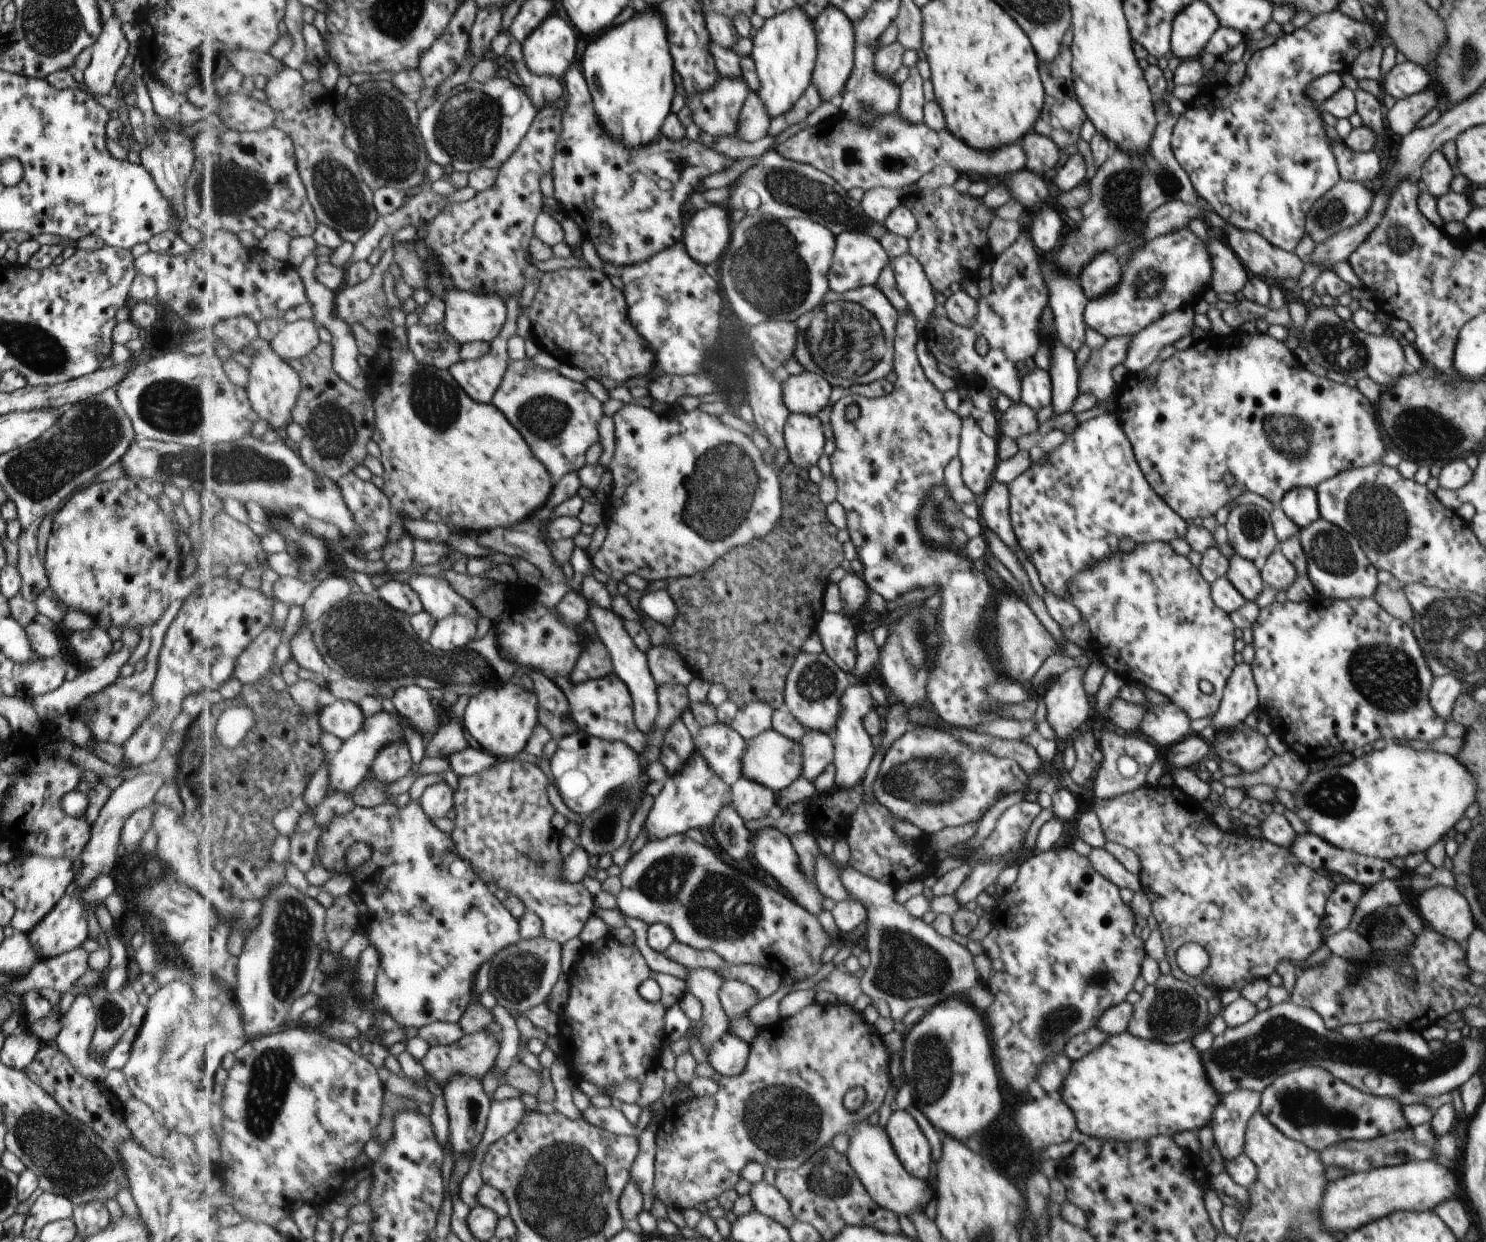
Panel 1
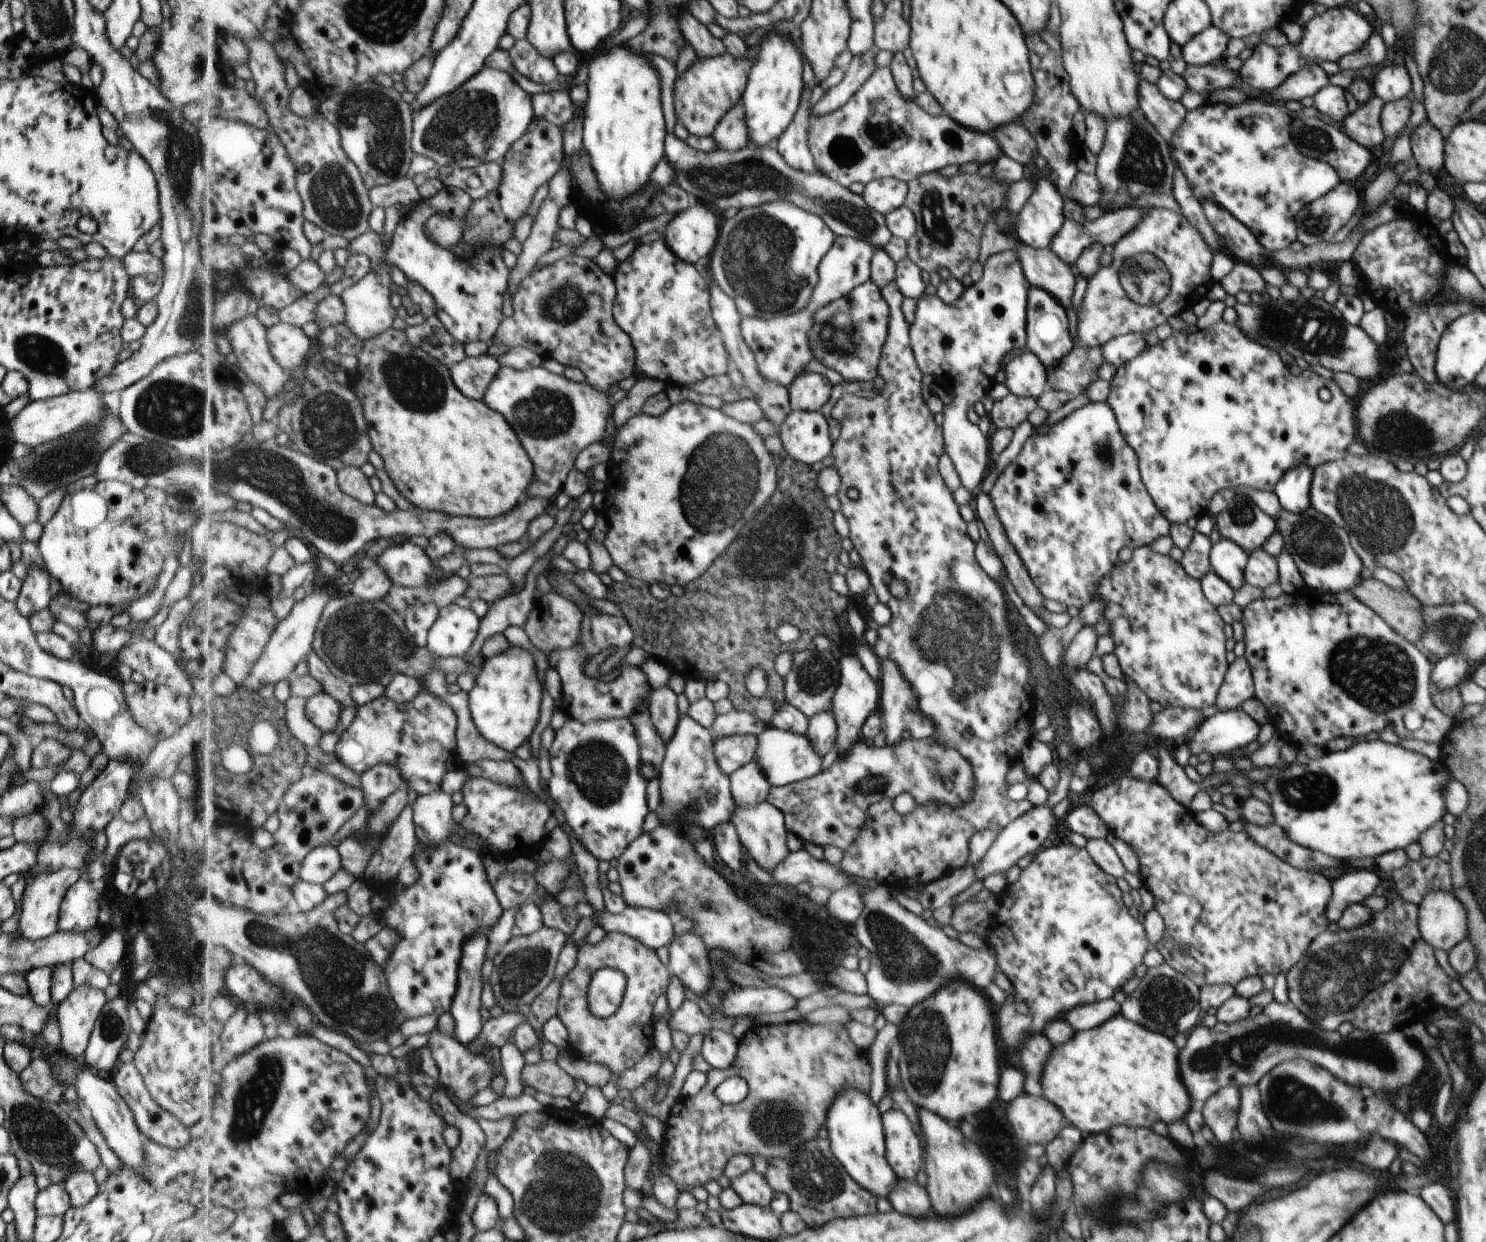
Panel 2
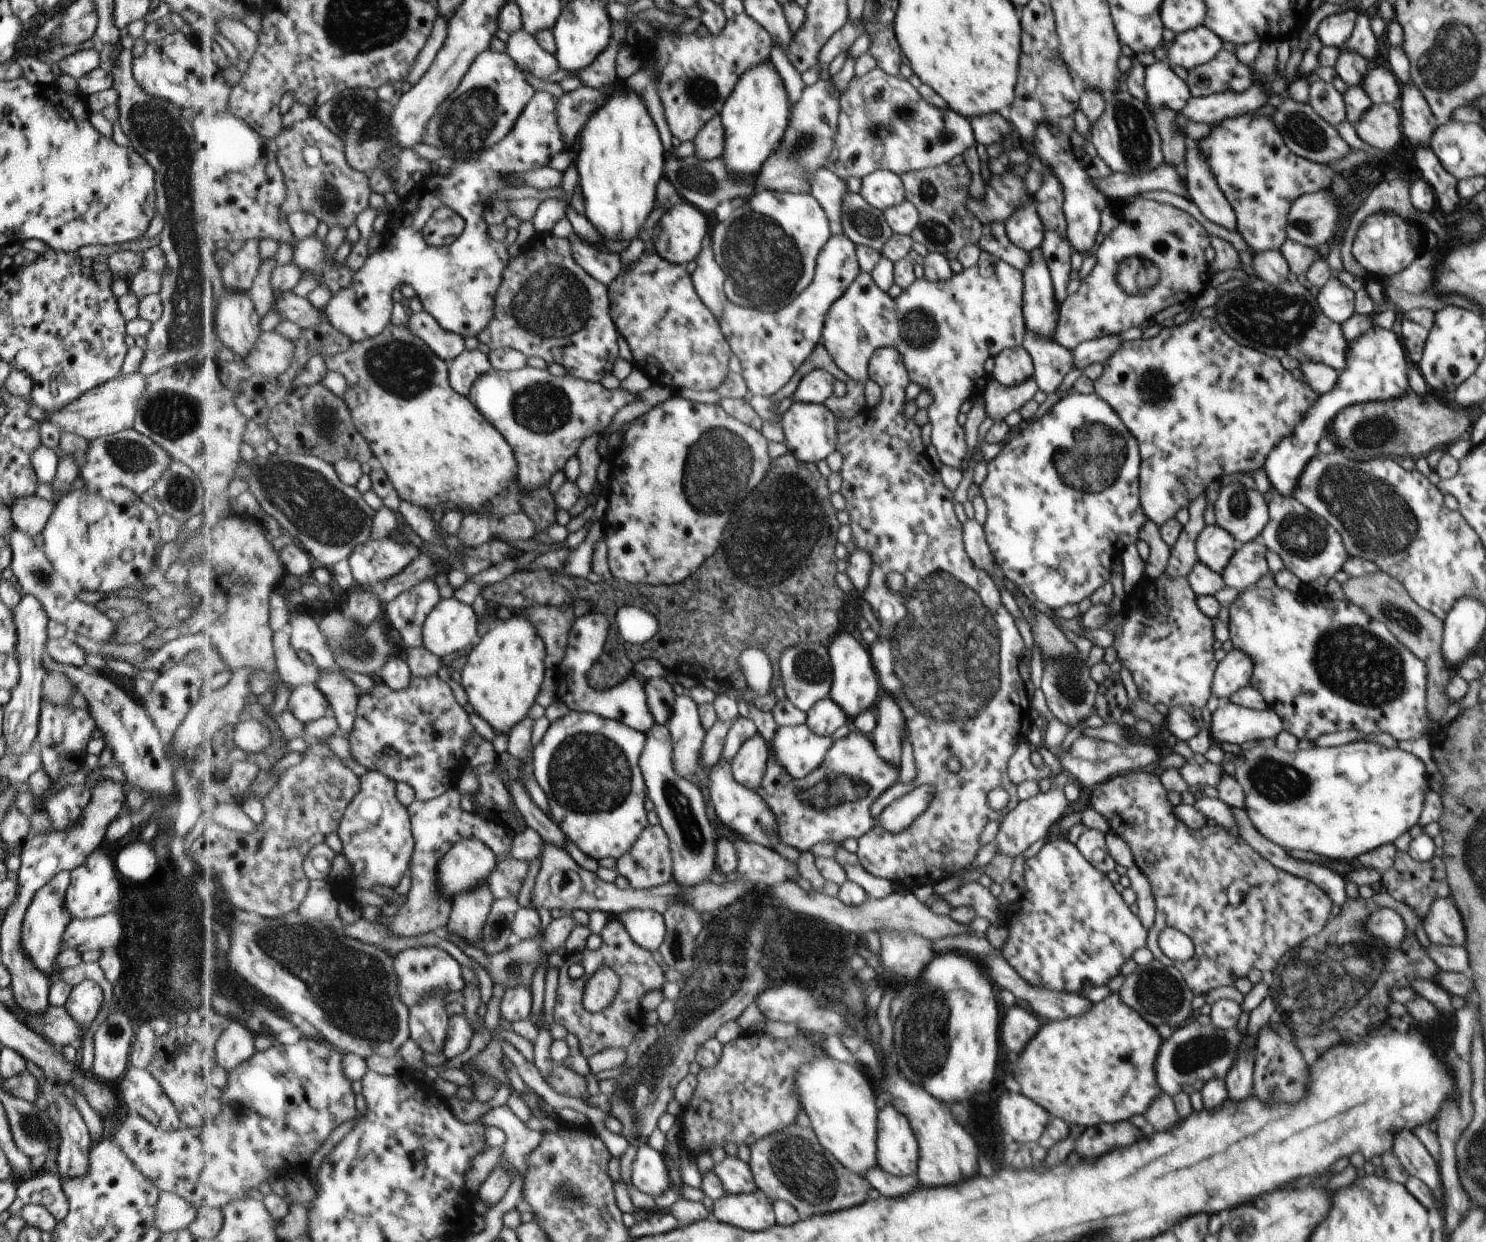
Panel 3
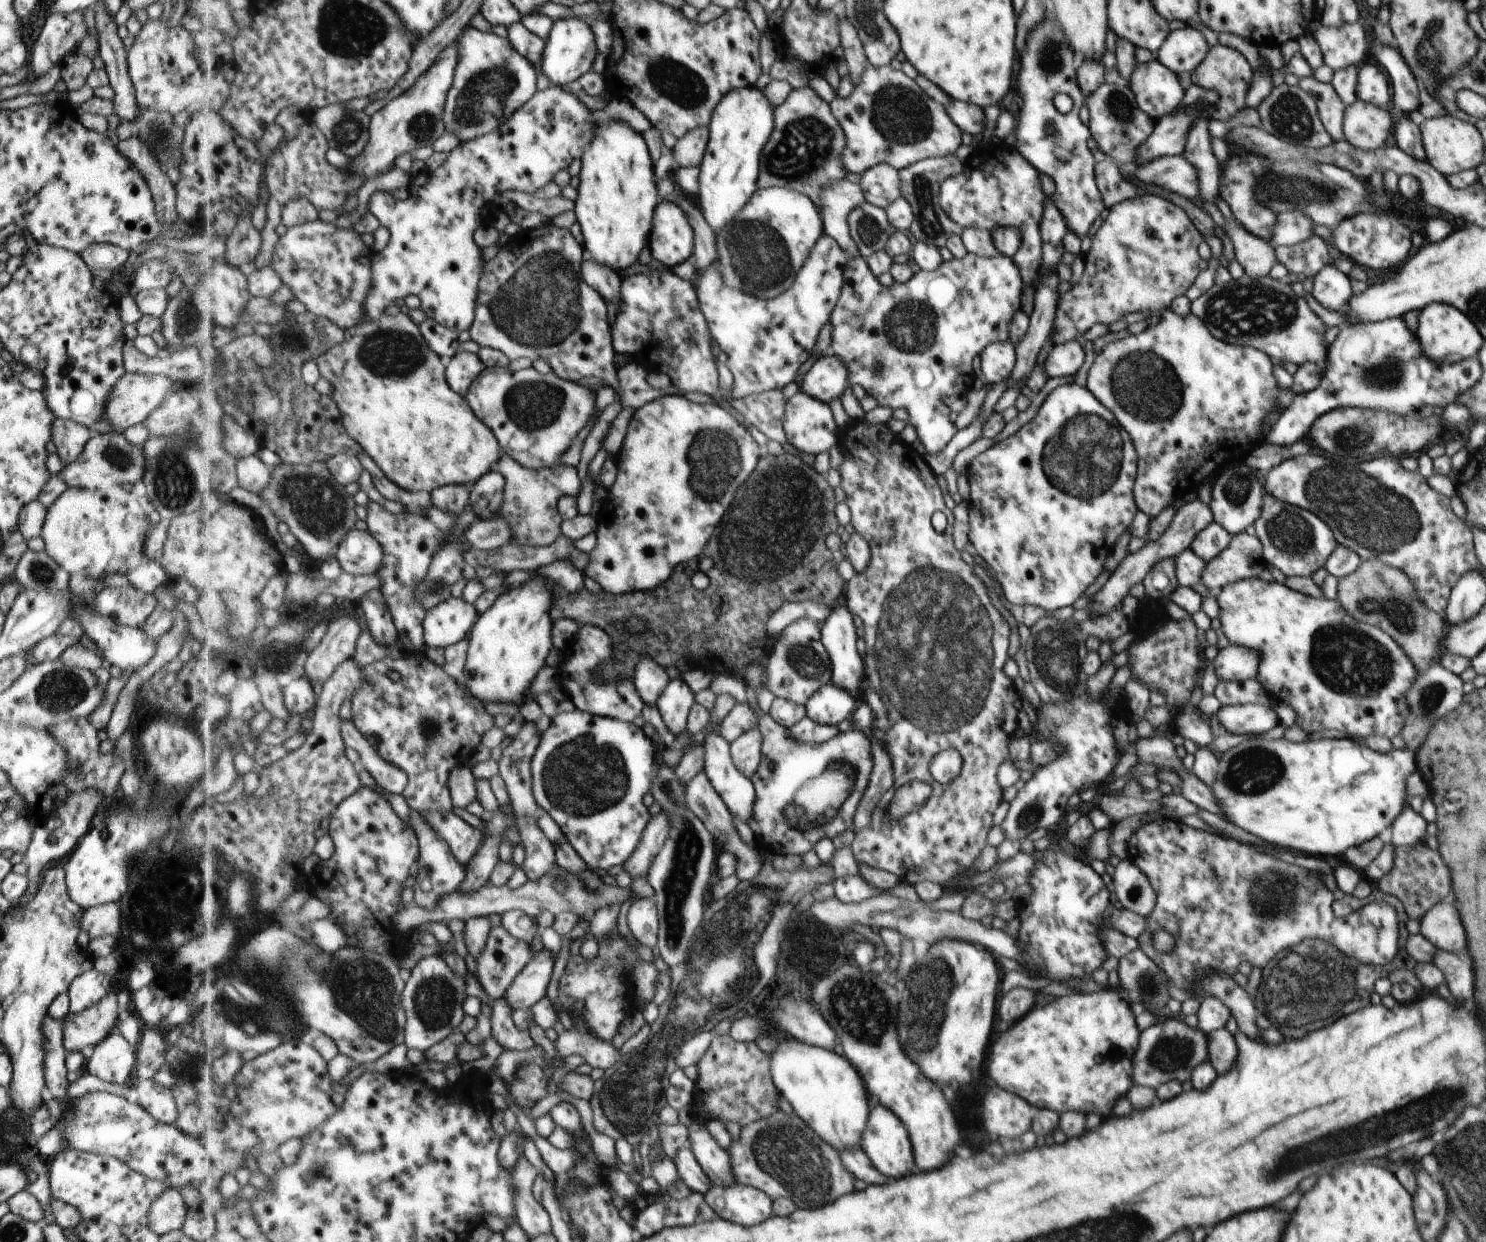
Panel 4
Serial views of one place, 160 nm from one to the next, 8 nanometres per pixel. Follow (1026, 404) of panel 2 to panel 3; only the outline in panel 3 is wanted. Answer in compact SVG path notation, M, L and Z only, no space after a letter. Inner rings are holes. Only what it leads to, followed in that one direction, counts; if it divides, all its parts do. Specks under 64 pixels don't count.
M1032 378L1009 387L990 381L982 395L985 414L993 421L1003 421L1009 412L1018 411L1033 399L1037 391L1037 383Z

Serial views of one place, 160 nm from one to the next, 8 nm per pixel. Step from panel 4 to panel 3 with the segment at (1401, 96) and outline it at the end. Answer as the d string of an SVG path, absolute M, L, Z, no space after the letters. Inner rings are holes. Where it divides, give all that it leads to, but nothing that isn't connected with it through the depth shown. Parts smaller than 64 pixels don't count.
M1414 84L1403 85L1399 110L1402 110L1402 131L1405 138L1415 147L1427 147L1434 130L1438 128L1426 99Z

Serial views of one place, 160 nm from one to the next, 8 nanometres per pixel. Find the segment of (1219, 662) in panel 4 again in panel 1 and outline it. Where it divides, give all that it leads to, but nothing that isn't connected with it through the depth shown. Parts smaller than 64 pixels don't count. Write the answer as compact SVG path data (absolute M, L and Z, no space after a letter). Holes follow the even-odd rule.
M1246 663L1238 664L1222 690L1218 712L1210 718L1213 730L1217 733L1233 731L1233 728L1242 726L1245 716L1256 712L1257 708L1258 689L1253 671Z

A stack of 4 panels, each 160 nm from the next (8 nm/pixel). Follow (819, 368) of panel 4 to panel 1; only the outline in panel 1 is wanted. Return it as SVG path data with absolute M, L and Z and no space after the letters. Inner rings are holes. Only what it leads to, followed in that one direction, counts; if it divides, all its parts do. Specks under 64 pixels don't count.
M804 370L782 382L784 401L792 413L819 414L831 402L833 384L818 372Z

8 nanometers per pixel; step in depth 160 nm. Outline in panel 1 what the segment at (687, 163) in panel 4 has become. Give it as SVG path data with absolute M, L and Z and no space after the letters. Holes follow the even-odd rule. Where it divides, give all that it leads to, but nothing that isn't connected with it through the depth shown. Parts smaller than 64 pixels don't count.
M753 90L743 105L742 116L739 121L737 138L747 142L761 140L770 134L772 116L763 99Z

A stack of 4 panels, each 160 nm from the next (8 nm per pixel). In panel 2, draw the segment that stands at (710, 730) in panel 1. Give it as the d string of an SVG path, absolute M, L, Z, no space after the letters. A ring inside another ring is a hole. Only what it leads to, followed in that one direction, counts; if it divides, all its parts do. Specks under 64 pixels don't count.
M743 734L716 739L715 756L719 760L723 773L734 774L741 766L755 759L759 748L759 735Z

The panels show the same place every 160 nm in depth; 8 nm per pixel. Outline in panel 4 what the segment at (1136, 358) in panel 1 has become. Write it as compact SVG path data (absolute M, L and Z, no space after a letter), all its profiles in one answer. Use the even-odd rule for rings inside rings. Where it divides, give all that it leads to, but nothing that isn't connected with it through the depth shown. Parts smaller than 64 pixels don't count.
M1075 339L1045 348L1042 365L1046 378L1073 376L1081 368L1085 358L1081 346L1082 342Z

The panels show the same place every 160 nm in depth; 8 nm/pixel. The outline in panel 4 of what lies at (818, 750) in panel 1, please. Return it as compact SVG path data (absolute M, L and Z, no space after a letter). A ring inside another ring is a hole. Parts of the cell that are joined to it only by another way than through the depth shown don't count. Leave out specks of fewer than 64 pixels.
M833 682L822 686L806 704L808 717L823 725L841 724L850 720L859 700L849 691L839 688Z

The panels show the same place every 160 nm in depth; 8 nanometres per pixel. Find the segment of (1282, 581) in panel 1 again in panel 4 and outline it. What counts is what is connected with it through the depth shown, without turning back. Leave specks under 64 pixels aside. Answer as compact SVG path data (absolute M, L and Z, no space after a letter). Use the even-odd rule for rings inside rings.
M1243 531L1230 535L1227 548L1205 563L1201 582L1215 598L1225 585L1259 576L1265 570L1266 564L1262 555L1262 544L1257 537Z

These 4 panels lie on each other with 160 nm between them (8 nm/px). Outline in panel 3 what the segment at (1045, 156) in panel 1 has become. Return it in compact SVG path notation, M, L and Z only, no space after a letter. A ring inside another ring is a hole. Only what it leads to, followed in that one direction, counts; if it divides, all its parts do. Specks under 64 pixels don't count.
M999 114L971 117L969 121L976 144L985 147L992 144L1003 146L1001 142L1011 132L1011 124L1005 119L1005 116L999 116Z

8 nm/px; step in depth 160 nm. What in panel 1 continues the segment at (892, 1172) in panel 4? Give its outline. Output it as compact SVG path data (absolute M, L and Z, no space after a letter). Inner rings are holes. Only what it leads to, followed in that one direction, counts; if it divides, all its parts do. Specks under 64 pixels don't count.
M891 1111L885 1131L894 1153L906 1171L915 1175L915 1178L927 1179L931 1164L929 1144L909 1112Z

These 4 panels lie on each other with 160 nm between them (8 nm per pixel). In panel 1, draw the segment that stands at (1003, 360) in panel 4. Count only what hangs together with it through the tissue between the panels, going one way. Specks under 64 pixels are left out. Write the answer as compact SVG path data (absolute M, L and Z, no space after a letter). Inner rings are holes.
M1035 368L1021 378L1020 400L1035 412L1043 406L1049 406L1053 400L1053 380L1049 372Z

